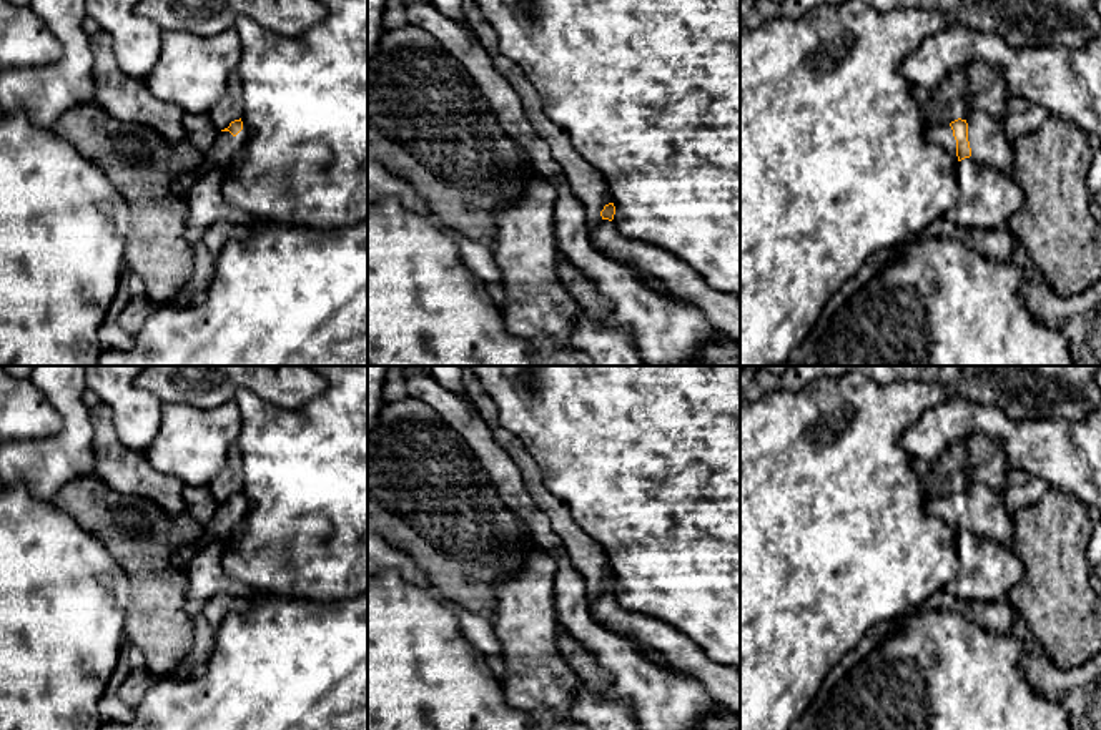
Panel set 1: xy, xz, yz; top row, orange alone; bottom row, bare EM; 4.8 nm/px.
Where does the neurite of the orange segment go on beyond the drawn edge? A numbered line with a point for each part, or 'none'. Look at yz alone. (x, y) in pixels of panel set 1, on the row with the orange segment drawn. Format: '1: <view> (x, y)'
1: yz (942, 135)
2: yz (987, 137)

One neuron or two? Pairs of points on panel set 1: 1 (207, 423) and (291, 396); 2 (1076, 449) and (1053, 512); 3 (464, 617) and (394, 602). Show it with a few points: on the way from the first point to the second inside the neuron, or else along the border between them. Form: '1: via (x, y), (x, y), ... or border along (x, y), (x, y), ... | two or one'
1: border along (233, 398), (213, 408), (195, 408) | two
2: border along (1050, 488), (1073, 494), (1083, 504) | two
3: border along (428, 589), (454, 612), (461, 634), (478, 649) | two

